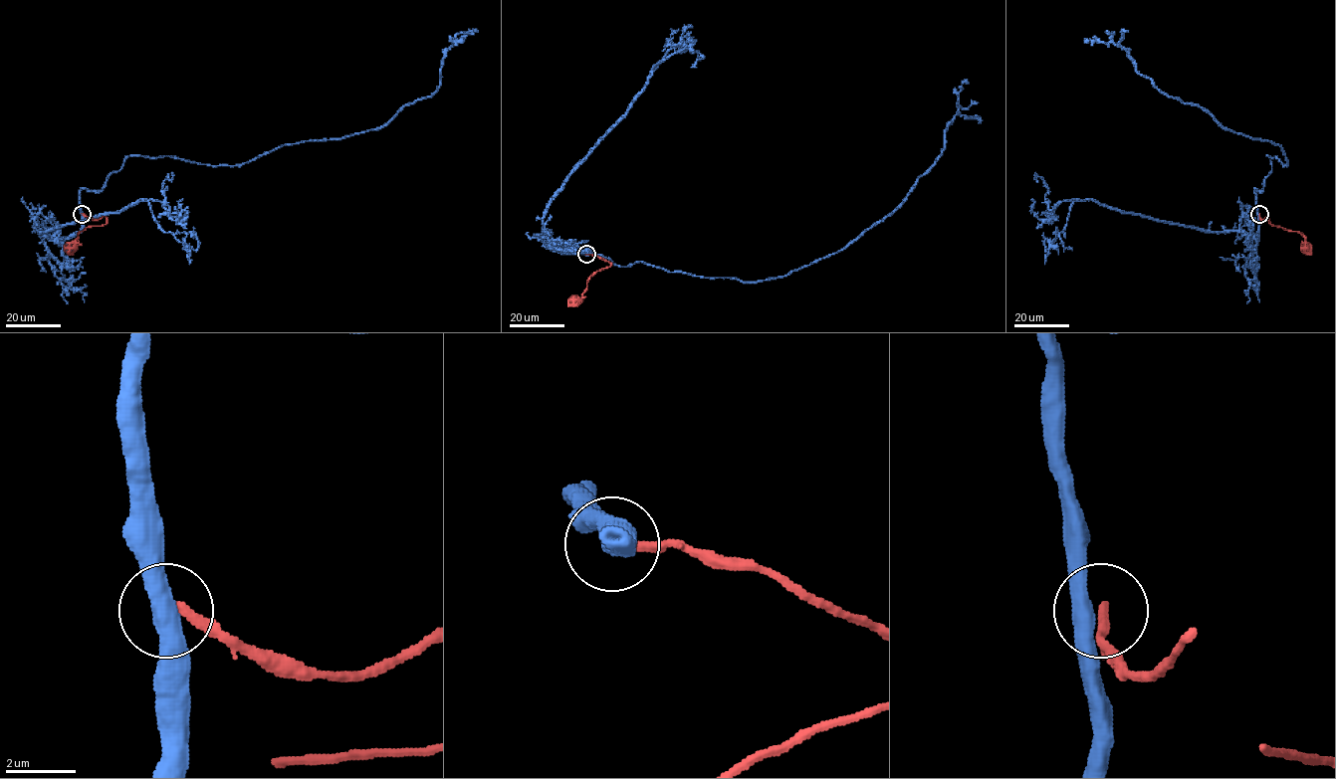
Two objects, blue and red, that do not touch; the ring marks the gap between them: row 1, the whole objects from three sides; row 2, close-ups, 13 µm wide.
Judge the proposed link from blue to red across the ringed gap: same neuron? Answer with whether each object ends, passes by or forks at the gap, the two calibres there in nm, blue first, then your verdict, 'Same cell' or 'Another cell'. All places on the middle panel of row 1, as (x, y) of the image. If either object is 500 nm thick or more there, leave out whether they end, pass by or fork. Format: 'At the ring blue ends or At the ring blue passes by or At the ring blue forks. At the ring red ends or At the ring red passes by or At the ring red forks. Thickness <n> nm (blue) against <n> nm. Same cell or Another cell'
Thickness 500 nm (blue) against 240 nm. Another cell

